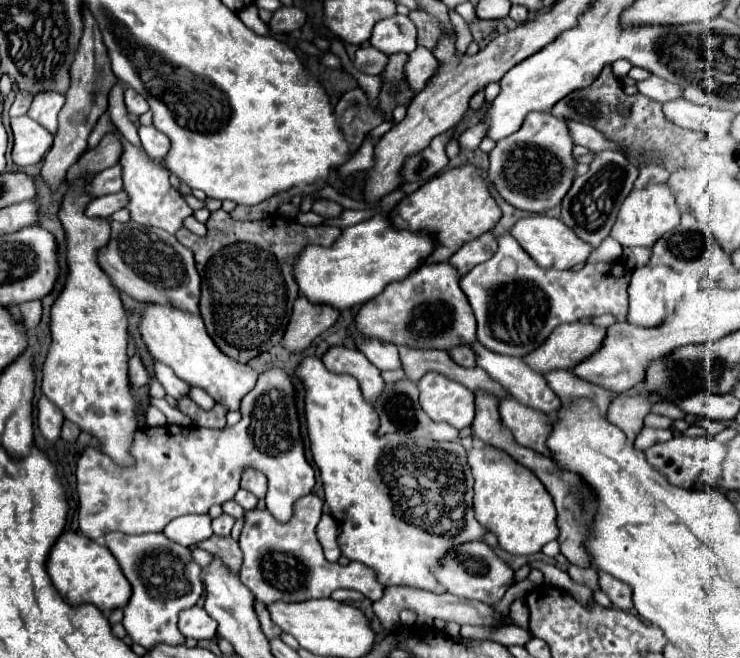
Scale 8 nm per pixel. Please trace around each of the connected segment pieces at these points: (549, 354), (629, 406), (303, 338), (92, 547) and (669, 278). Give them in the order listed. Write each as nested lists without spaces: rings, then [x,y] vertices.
[[[592,322],[560,324],[548,336],[548,340],[524,360],[528,360],[530,366],[540,374],[552,368],[572,368],[600,350],[604,338],[606,328]]]
[[[614,394],[606,418],[616,424],[632,442],[636,434],[644,428],[644,416],[650,412],[654,398],[652,394],[636,394],[636,396],[626,396],[626,394]]]
[[[298,296],[294,302],[292,322],[284,334],[284,348],[290,352],[302,352],[310,346],[310,342],[326,332],[336,320],[340,312],[326,304],[312,304],[304,296]]]
[[[64,532],[58,538],[48,558],[48,572],[56,590],[70,606],[94,604],[102,612],[112,612],[126,606],[130,600],[130,582],[124,578],[112,552],[84,534],[80,536],[74,532]]]
[[[644,266],[632,272],[632,280],[628,286],[628,316],[626,322],[640,328],[656,328],[660,326],[676,308],[678,300],[684,292],[684,278],[682,274],[668,270],[668,266]]]

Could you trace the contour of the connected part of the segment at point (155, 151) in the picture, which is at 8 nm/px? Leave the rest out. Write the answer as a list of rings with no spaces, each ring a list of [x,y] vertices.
[[[140,126],[138,134],[140,134],[142,148],[146,150],[146,154],[150,158],[162,160],[164,154],[168,154],[170,142],[168,142],[168,138],[164,134],[160,134],[160,130],[156,130],[154,126]]]

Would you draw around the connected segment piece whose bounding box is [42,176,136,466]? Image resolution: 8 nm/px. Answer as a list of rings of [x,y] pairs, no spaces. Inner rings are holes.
[[[90,176],[84,178],[84,182],[72,182],[70,190],[62,202],[60,220],[68,234],[68,266],[70,276],[66,280],[66,286],[58,300],[52,306],[52,344],[44,362],[42,370],[42,392],[48,400],[52,400],[64,414],[66,420],[78,424],[84,432],[90,432],[98,438],[100,446],[104,448],[104,454],[108,454],[116,464],[132,464],[132,456],[128,454],[132,434],[136,432],[136,414],[134,414],[134,398],[132,390],[128,390],[128,322],[126,312],[120,302],[118,290],[112,288],[112,282],[108,282],[108,276],[100,266],[96,266],[96,250],[108,242],[108,220],[102,218],[88,218],[84,214],[84,206],[92,200],[88,194],[84,194],[84,186],[88,184]]]

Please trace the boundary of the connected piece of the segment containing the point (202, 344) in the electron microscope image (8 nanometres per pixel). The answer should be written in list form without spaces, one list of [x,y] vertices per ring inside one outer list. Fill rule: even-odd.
[[[144,302],[138,330],[148,352],[156,360],[172,366],[178,378],[184,378],[184,382],[188,382],[190,386],[200,386],[216,402],[224,402],[224,406],[228,406],[230,410],[240,408],[240,400],[254,388],[258,380],[258,372],[254,368],[250,368],[248,364],[240,364],[218,350],[218,346],[208,336],[200,314],[188,314],[172,304],[168,306]]]

